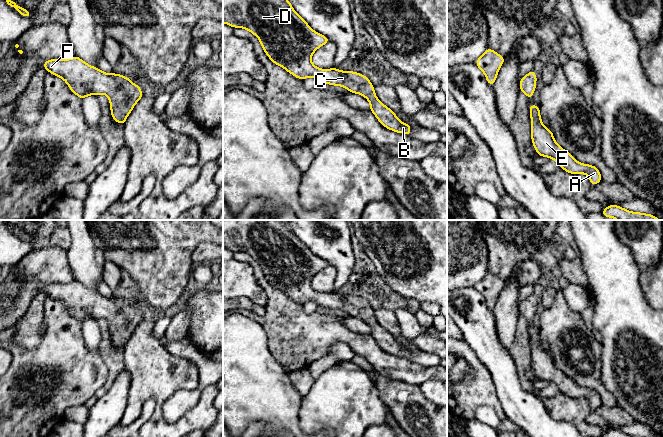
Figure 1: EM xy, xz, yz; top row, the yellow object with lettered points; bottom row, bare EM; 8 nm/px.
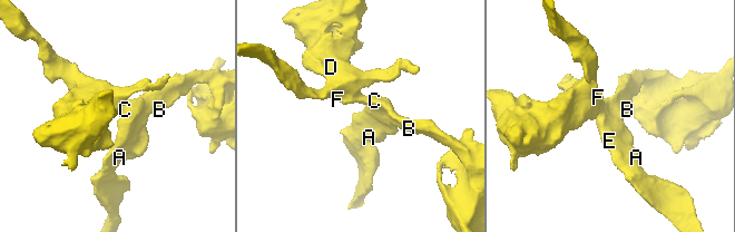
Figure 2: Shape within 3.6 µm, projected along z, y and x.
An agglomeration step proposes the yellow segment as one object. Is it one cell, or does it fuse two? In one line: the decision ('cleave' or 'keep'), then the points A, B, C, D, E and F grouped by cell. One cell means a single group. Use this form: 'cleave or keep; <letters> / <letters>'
keep; A B C D E F

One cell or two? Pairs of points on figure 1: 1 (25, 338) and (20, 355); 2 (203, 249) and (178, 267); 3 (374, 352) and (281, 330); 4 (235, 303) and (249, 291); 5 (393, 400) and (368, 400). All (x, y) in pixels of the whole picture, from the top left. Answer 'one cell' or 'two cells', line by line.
1: two cells
2: two cells
3: one cell
4: two cells
5: two cells

